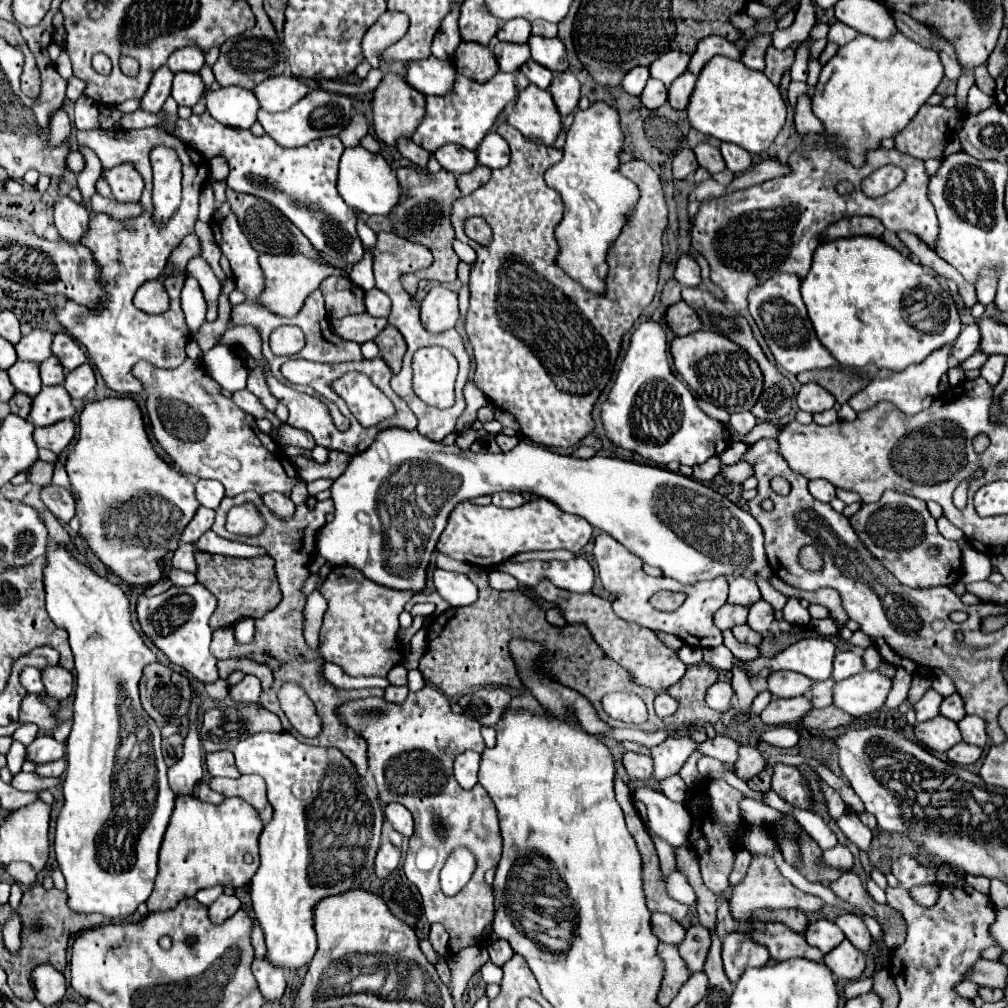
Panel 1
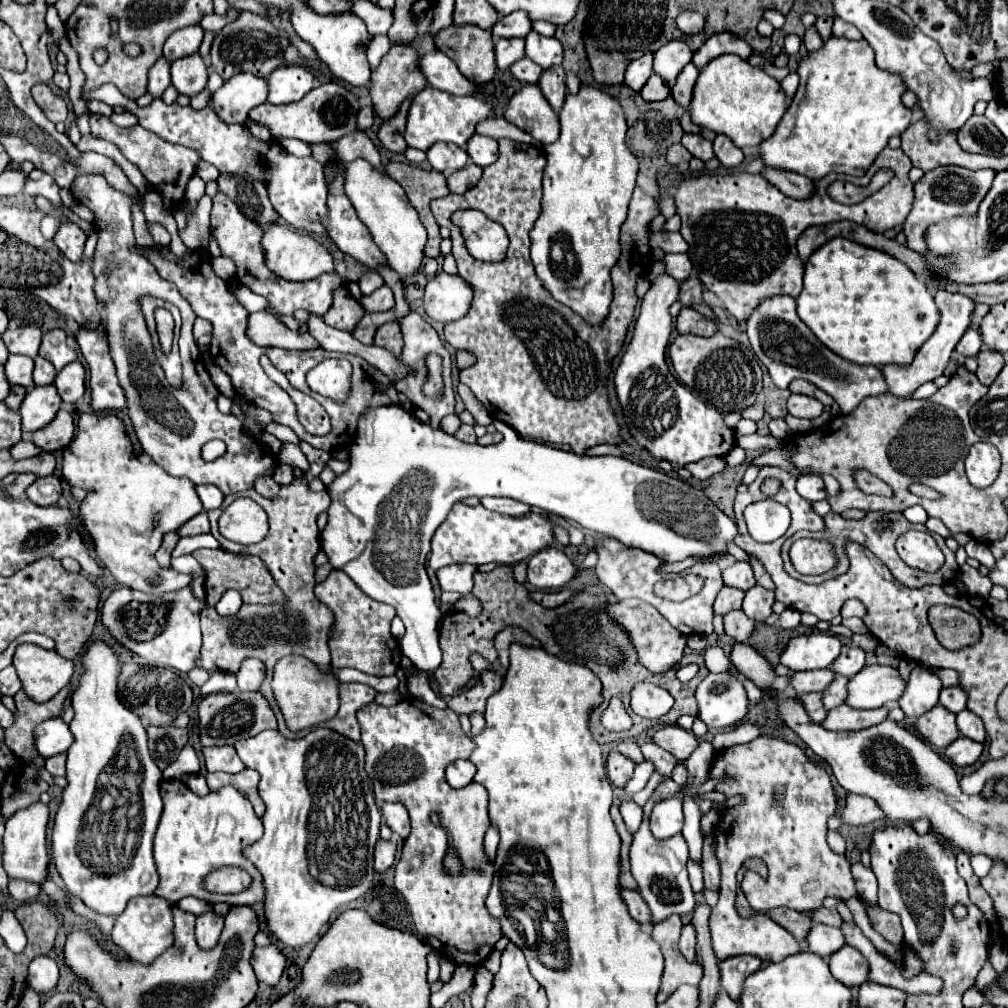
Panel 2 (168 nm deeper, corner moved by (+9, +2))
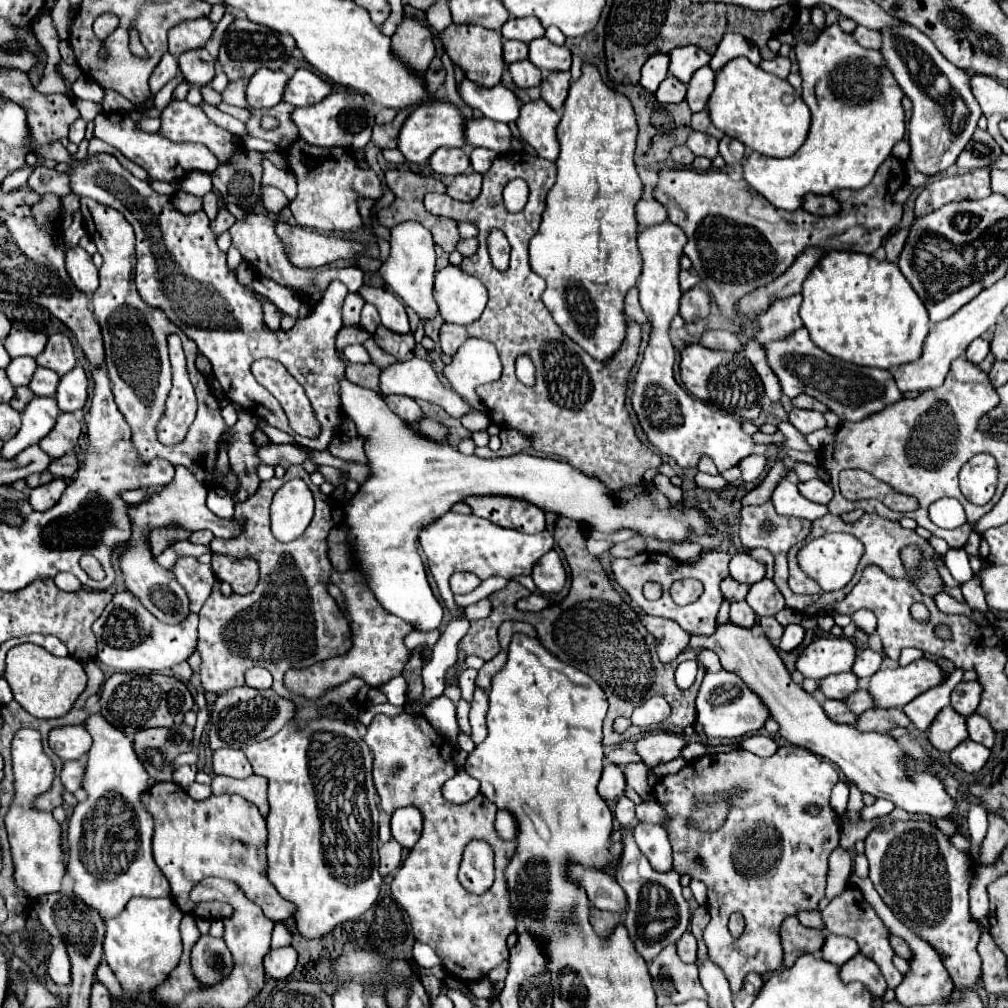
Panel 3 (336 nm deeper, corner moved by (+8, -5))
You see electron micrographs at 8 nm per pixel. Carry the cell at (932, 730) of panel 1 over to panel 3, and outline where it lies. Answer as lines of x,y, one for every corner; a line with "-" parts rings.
945,707
943,711
939,711
927,733
931,745
945,753
953,751
961,741
969,737
965,717
961,717
953,707

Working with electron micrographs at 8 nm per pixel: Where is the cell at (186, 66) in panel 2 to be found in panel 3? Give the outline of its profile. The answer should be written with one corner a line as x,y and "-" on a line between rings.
205,47
191,49
179,57
179,69
185,75
185,81
189,81
191,85
199,85
199,87
207,85
215,77
213,65
215,61
207,53

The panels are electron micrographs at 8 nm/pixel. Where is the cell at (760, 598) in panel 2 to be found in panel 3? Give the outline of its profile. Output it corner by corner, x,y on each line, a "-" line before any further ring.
767,577
751,585
749,595
747,595
747,603
751,605
751,609
759,617
763,617
763,615
775,615
777,611
781,611
785,607
783,595
779,593
779,589
773,583
773,579
767,579

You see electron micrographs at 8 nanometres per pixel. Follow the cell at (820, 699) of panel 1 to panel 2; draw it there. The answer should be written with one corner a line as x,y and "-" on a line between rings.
836,676
832,680
832,684
822,692
822,704
824,704
826,710
830,710
834,706
840,706
844,702
844,698
846,698
846,682
848,682
848,678

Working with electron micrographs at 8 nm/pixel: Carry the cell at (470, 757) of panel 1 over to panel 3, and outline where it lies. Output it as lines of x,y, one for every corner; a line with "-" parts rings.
465,771
457,773
443,785
443,797
455,805
463,805
471,801
479,793
479,781
475,781

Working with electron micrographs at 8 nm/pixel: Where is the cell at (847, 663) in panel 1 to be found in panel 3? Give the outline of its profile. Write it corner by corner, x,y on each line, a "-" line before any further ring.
863,649
857,659
855,659
855,665
853,665
853,673
859,677
859,679
867,679
871,677
873,673
877,673
883,665
883,655
875,649

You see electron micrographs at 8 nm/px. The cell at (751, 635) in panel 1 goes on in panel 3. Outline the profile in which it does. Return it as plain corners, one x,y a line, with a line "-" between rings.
735,601
735,603
731,603
731,621
735,621
735,625
753,627
753,623
755,623
755,613
753,613
753,609
747,605
747,601

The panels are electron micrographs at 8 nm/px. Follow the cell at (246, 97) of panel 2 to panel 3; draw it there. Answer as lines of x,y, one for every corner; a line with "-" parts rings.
259,69
259,73
249,79
247,101
251,101
255,107
273,107
283,99
287,81
289,77
283,71

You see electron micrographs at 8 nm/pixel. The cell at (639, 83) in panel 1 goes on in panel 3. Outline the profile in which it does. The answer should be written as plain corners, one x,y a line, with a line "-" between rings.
655,53
655,57
649,57
649,61
643,65
643,73
641,73
641,85
647,91
657,91
657,87
661,85
661,81
665,81
669,77
669,55
663,53

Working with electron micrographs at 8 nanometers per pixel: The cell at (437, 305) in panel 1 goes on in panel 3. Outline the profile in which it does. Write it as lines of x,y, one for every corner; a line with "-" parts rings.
447,265
435,275
435,301
447,323
473,323
487,305
487,289
461,267

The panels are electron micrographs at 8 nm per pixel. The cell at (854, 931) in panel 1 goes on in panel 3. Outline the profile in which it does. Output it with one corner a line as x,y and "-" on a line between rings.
799,911
795,917
797,917
799,923
805,925
805,927
823,929
823,921
819,921
819,911

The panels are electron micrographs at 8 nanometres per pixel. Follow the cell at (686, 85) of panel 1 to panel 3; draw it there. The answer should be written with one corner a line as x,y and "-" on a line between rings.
709,65
695,71
687,89
687,103
691,111
703,111
707,107
713,87
715,87
715,71

